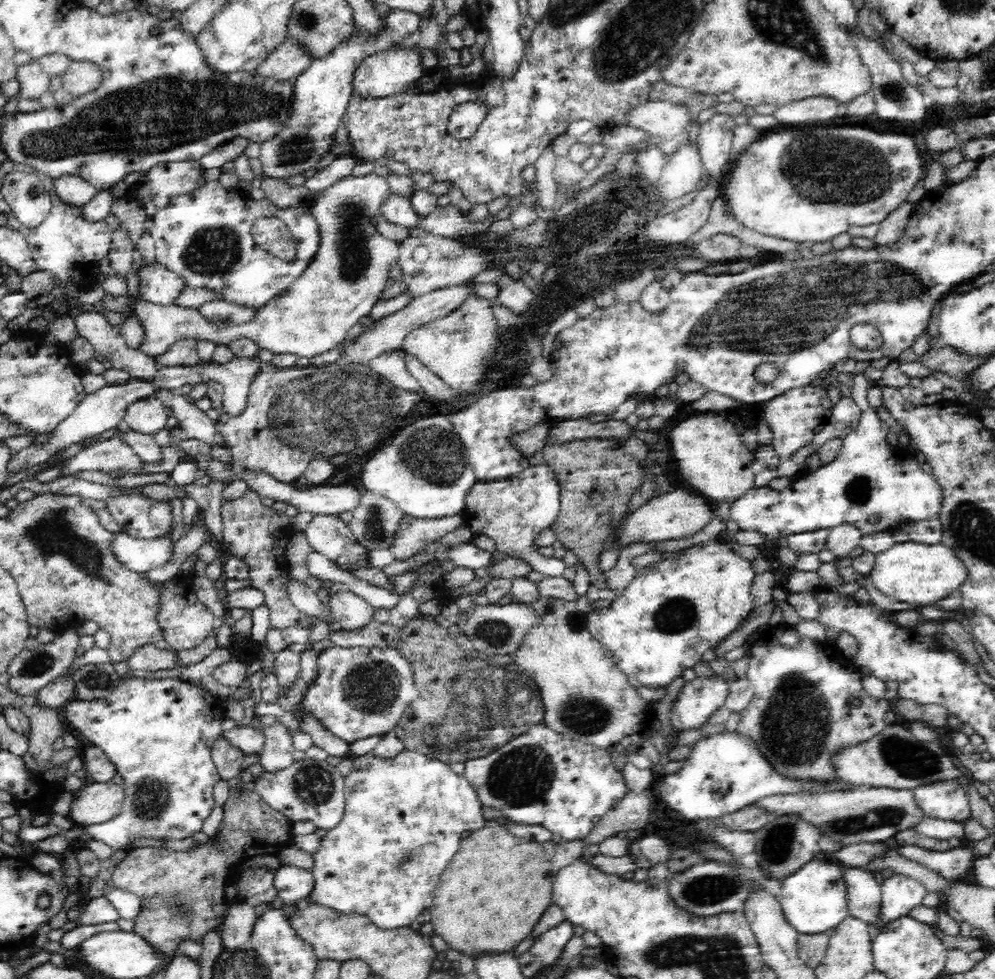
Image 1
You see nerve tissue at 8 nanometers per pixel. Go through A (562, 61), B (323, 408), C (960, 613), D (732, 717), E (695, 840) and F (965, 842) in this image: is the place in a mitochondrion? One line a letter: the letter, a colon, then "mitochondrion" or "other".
A: other
B: mitochondrion
C: other
D: other
E: other
F: other

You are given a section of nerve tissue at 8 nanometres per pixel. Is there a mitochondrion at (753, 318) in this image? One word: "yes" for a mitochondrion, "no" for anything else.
yes

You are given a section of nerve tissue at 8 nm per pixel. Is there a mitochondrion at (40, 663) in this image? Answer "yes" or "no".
yes

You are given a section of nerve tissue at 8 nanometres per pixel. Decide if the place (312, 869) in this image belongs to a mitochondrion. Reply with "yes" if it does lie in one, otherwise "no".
no

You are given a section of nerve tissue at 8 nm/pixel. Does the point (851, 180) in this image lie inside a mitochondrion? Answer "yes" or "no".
yes

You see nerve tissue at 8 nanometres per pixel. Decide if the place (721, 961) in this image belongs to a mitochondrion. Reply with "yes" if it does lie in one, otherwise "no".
yes

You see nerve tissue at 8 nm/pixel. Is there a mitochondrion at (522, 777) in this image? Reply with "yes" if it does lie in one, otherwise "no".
yes

